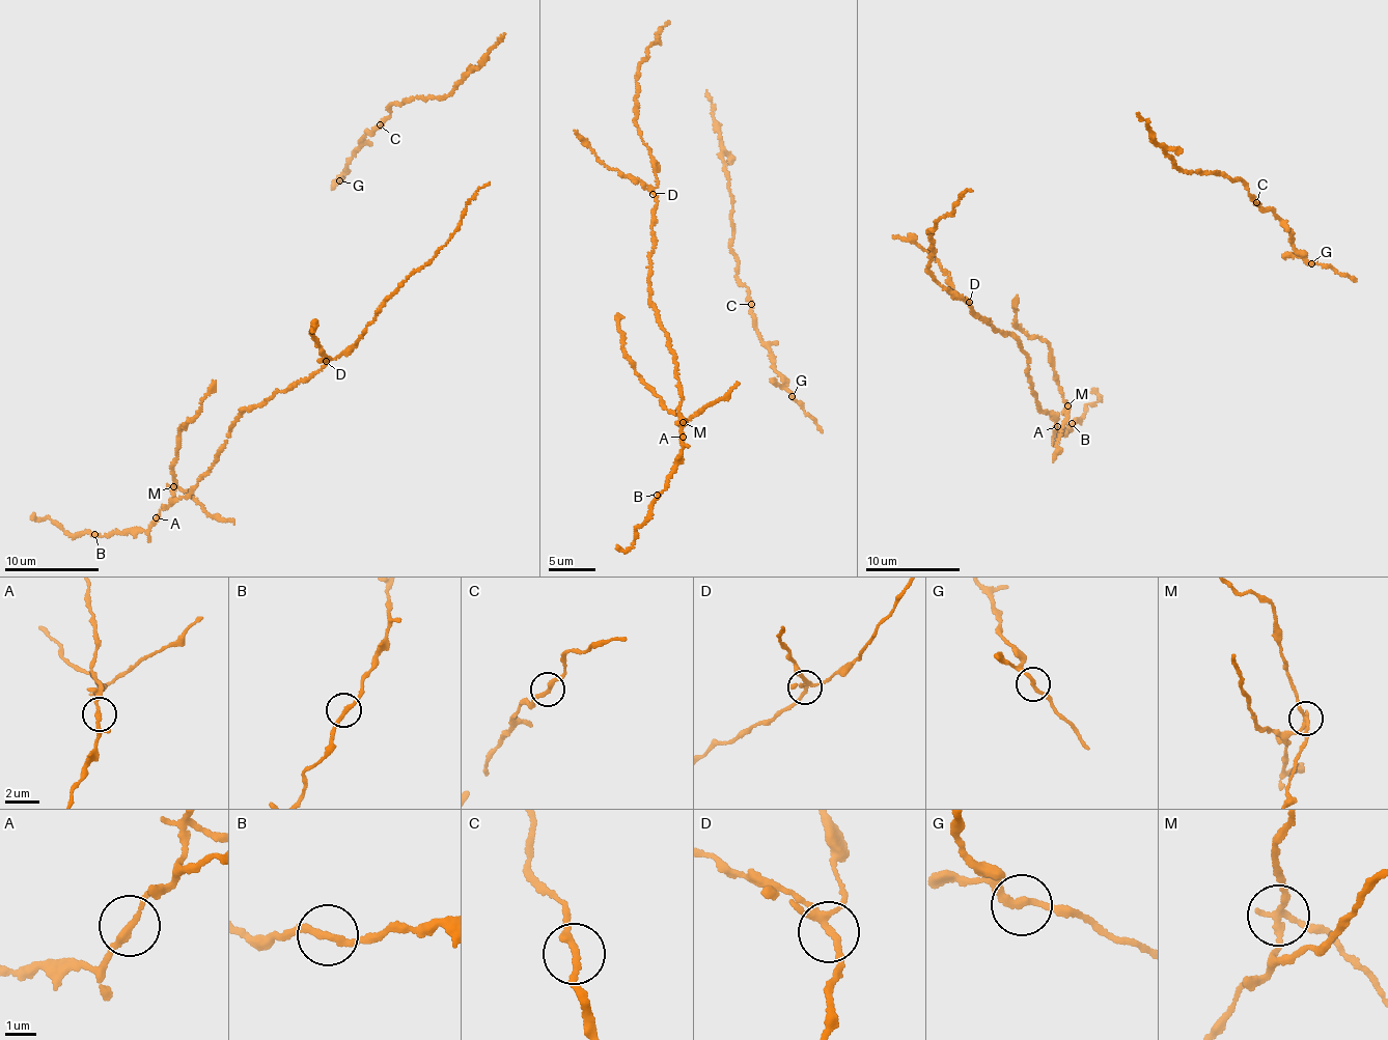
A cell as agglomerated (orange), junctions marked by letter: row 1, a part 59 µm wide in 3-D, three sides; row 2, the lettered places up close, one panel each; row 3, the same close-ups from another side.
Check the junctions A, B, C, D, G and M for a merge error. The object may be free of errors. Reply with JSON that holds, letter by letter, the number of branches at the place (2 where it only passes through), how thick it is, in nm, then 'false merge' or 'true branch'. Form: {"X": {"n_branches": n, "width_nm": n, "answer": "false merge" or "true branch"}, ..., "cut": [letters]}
{"A": {"n_branches": 2, "width_nm": 200, "answer": "true branch"}, "B": {"n_branches": 2, "width_nm": 220, "answer": "true branch"}, "C": {"n_branches": 2, "width_nm": 240, "answer": "true branch"}, "D": {"n_branches": 3, "width_nm": 180, "answer": "true branch"}, "G": {"n_branches": 2, "width_nm": 220, "answer": "true branch"}, "M": {"n_branches": 3, "width_nm": 190, "answer": "false merge"}, "cut": ["M"]}

